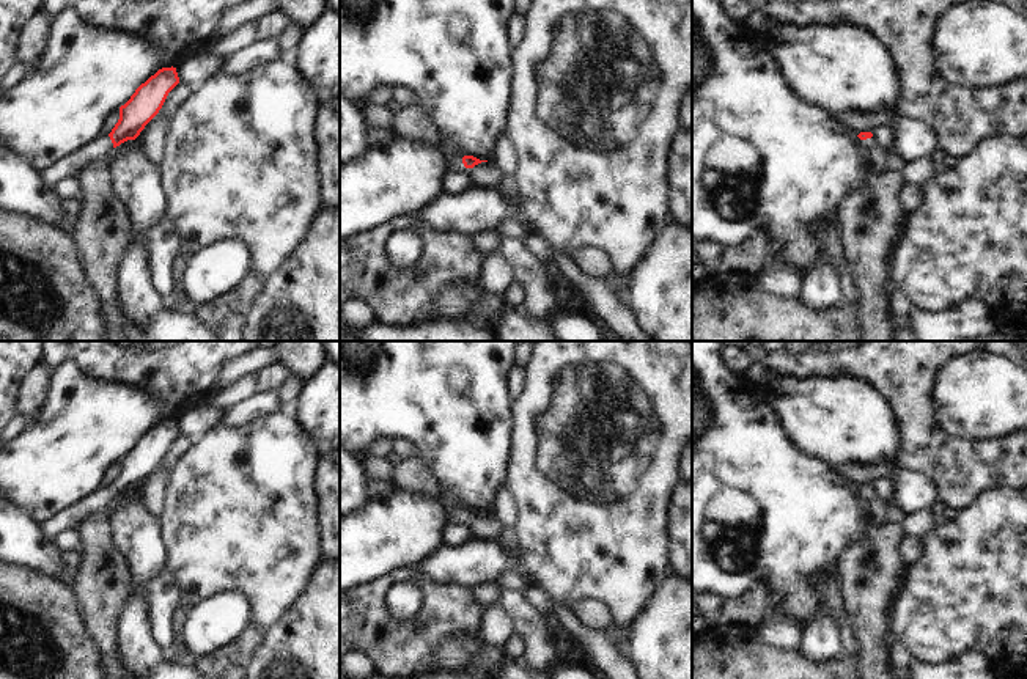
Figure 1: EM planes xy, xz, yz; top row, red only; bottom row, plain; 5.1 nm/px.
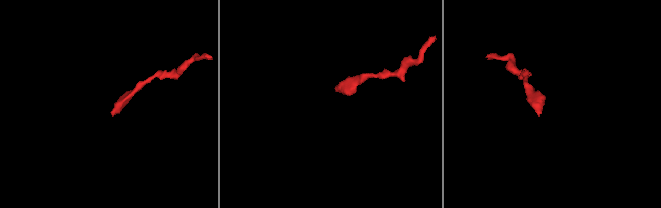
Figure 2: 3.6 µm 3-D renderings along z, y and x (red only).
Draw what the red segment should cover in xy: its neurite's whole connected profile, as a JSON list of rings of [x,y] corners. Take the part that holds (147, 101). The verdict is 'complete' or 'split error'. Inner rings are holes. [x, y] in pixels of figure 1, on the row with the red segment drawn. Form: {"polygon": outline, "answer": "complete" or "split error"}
{"polygon": [[[176,68],[159,69],[120,107],[120,119],[109,135],[98,135],[74,152],[49,165],[41,171],[41,181],[47,187],[53,187],[58,181],[79,174],[90,162],[107,157],[121,143],[135,140],[145,126],[159,113],[168,93],[178,83]]], "answer": "split error"}

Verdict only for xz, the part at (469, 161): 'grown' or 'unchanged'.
grown

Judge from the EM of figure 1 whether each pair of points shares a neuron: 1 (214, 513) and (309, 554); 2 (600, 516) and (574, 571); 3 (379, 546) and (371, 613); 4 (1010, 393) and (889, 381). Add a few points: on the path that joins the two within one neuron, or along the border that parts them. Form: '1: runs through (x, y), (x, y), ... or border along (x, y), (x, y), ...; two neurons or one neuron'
1: runs through (238, 514), (268, 544), (285, 547); one neuron
2: runs through (585, 530), (574, 544), (574, 557); one neuron
3: border along (411, 566), (386, 572), (356, 588); two neurons
4: border along (957, 357), (938, 371), (934, 384), (936, 422); two neurons

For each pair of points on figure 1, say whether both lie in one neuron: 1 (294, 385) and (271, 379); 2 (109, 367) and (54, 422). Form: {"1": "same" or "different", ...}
{"1": "different", "2": "different"}

